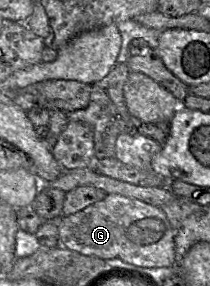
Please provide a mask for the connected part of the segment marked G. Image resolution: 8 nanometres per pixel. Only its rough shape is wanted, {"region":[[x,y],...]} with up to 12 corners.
{"region":[[118,194],[57,221],[60,245],[176,267],[156,206]]}

